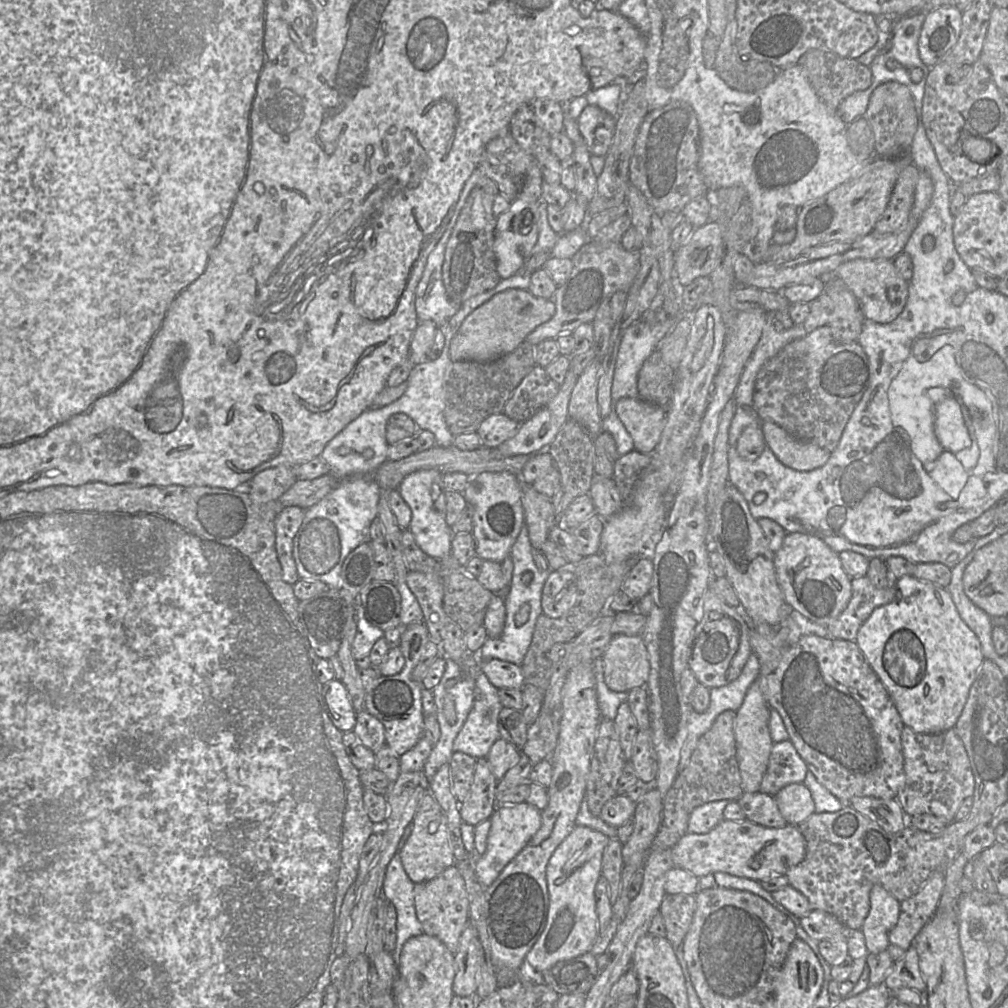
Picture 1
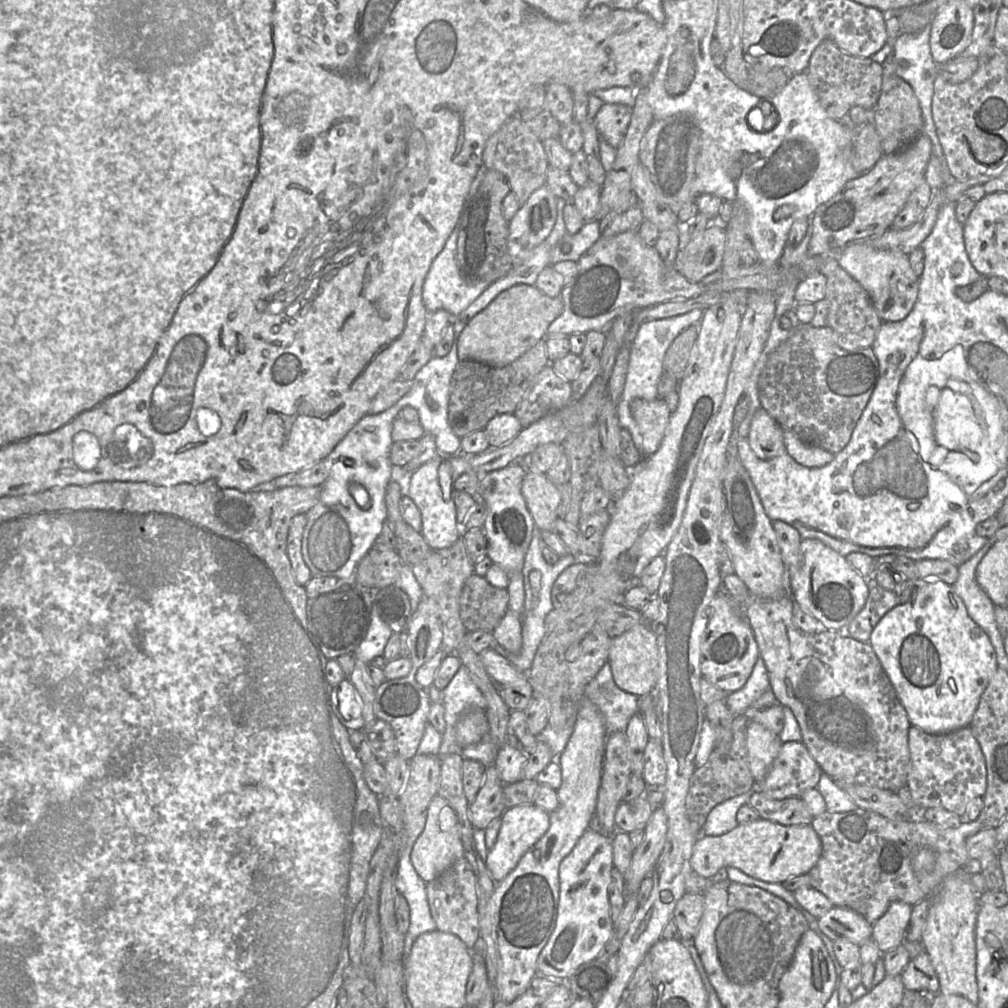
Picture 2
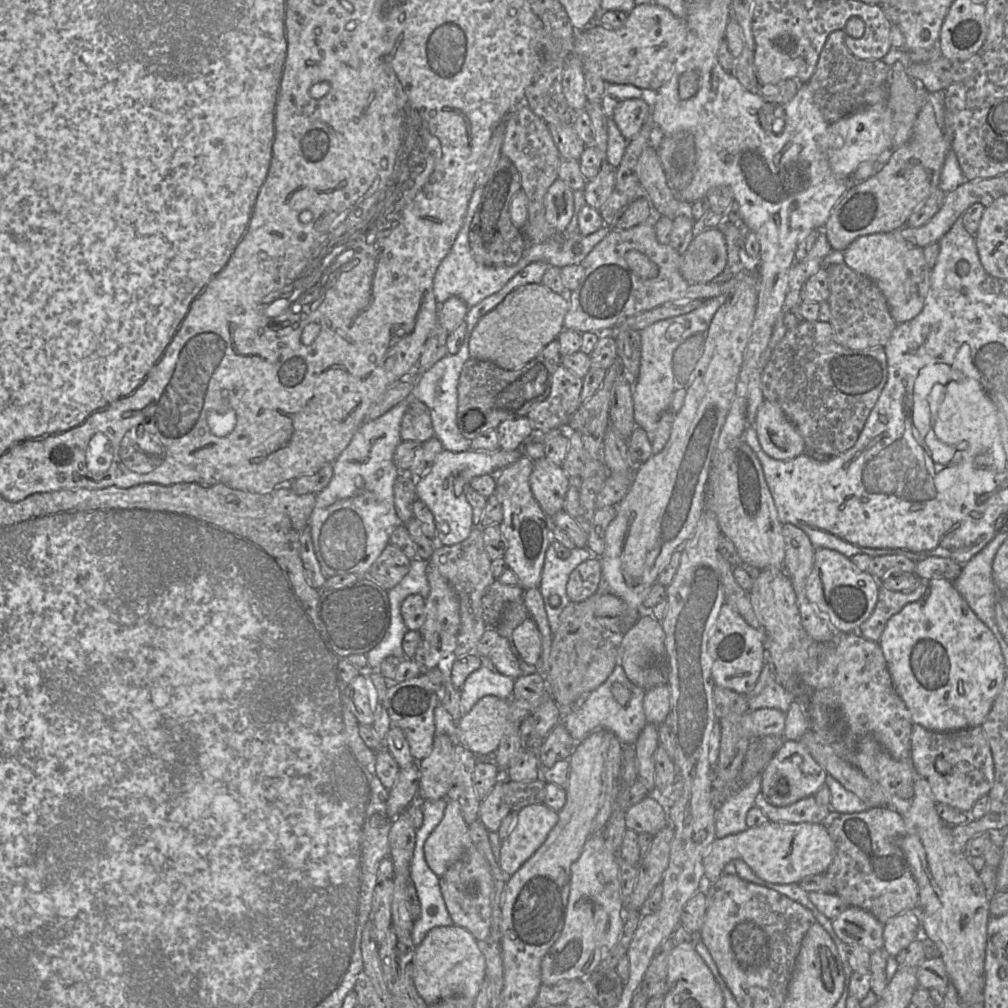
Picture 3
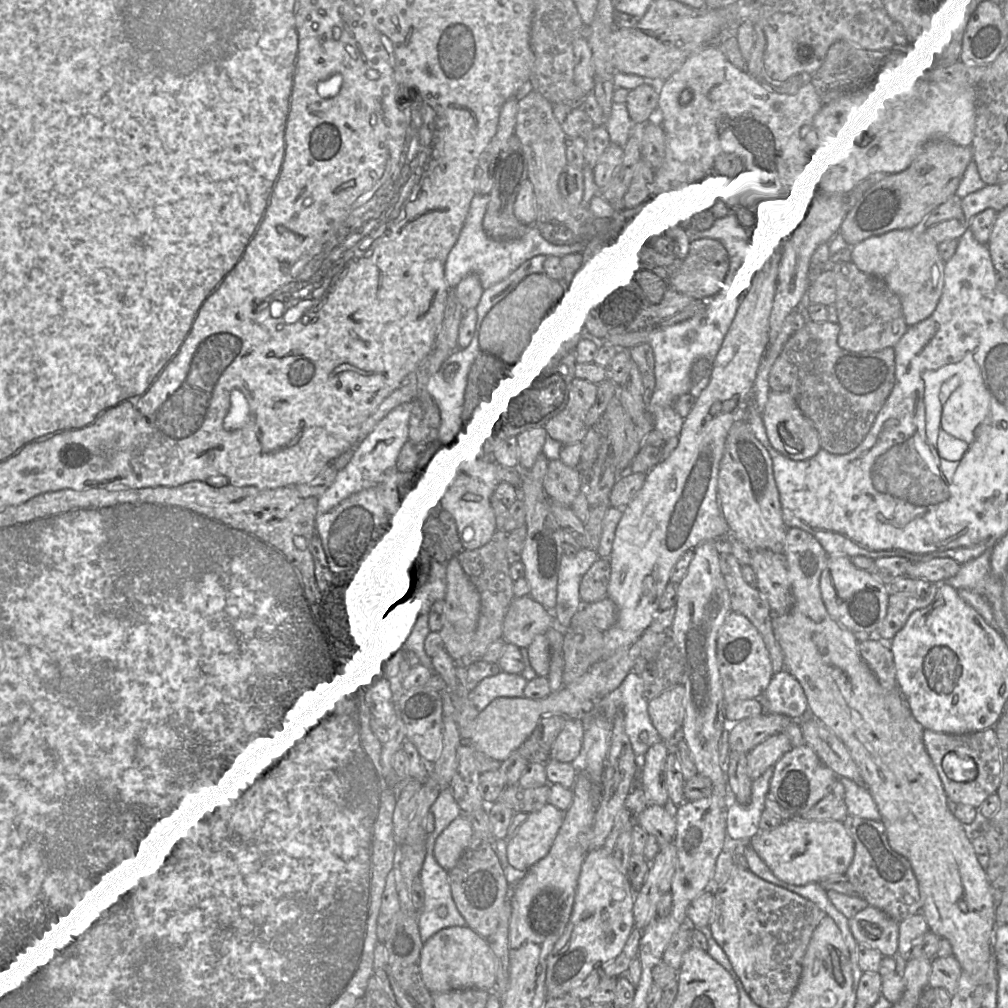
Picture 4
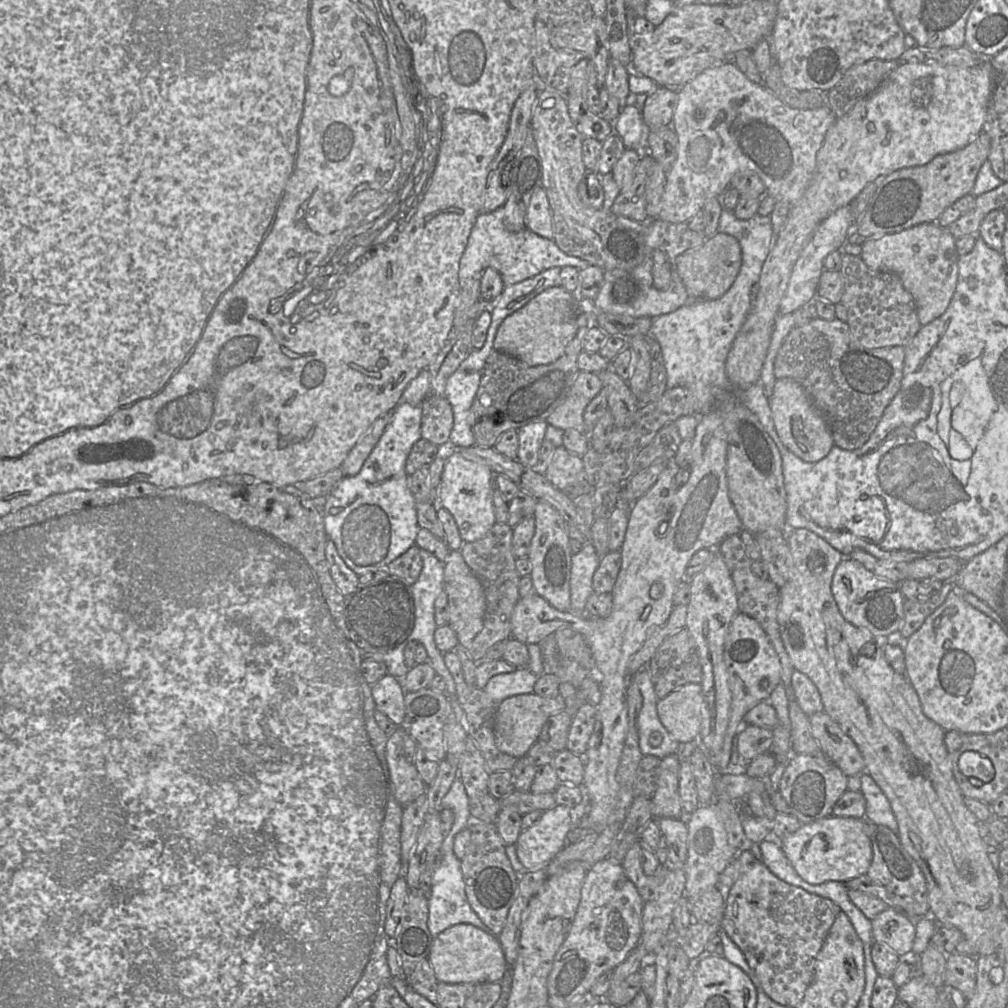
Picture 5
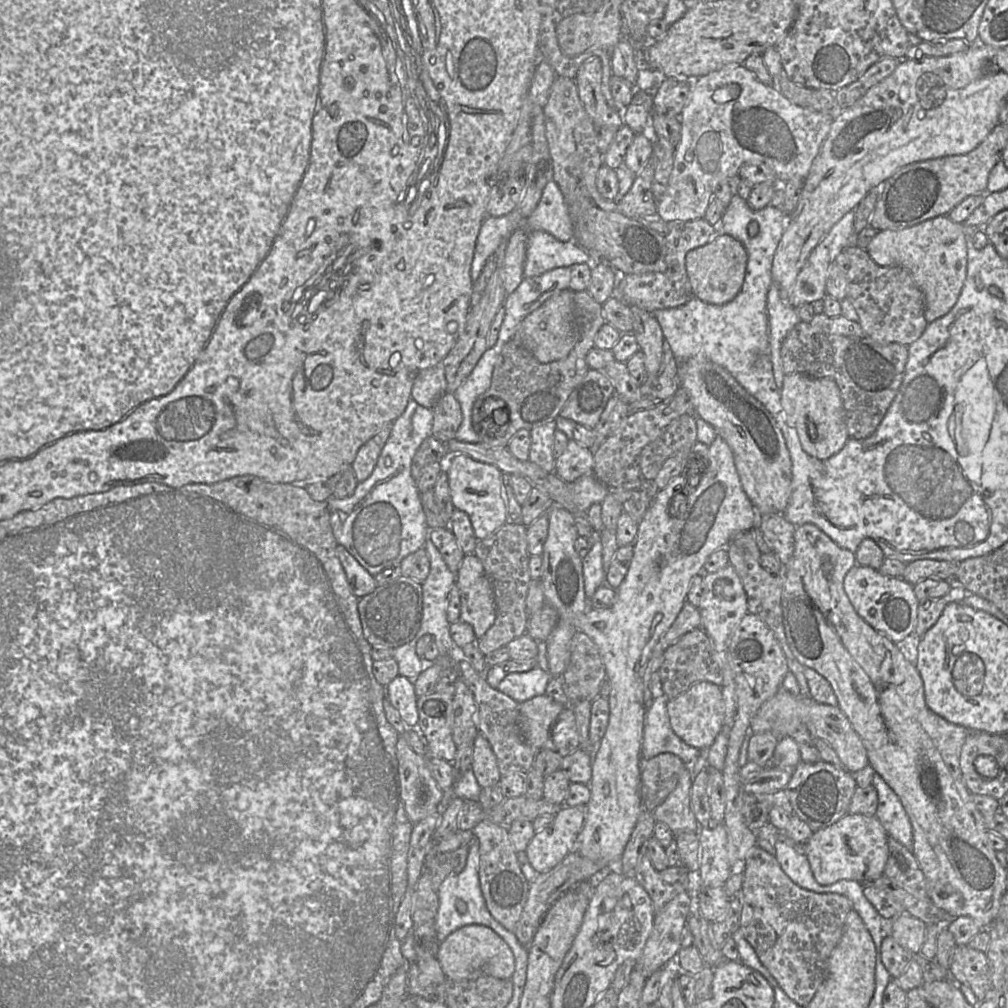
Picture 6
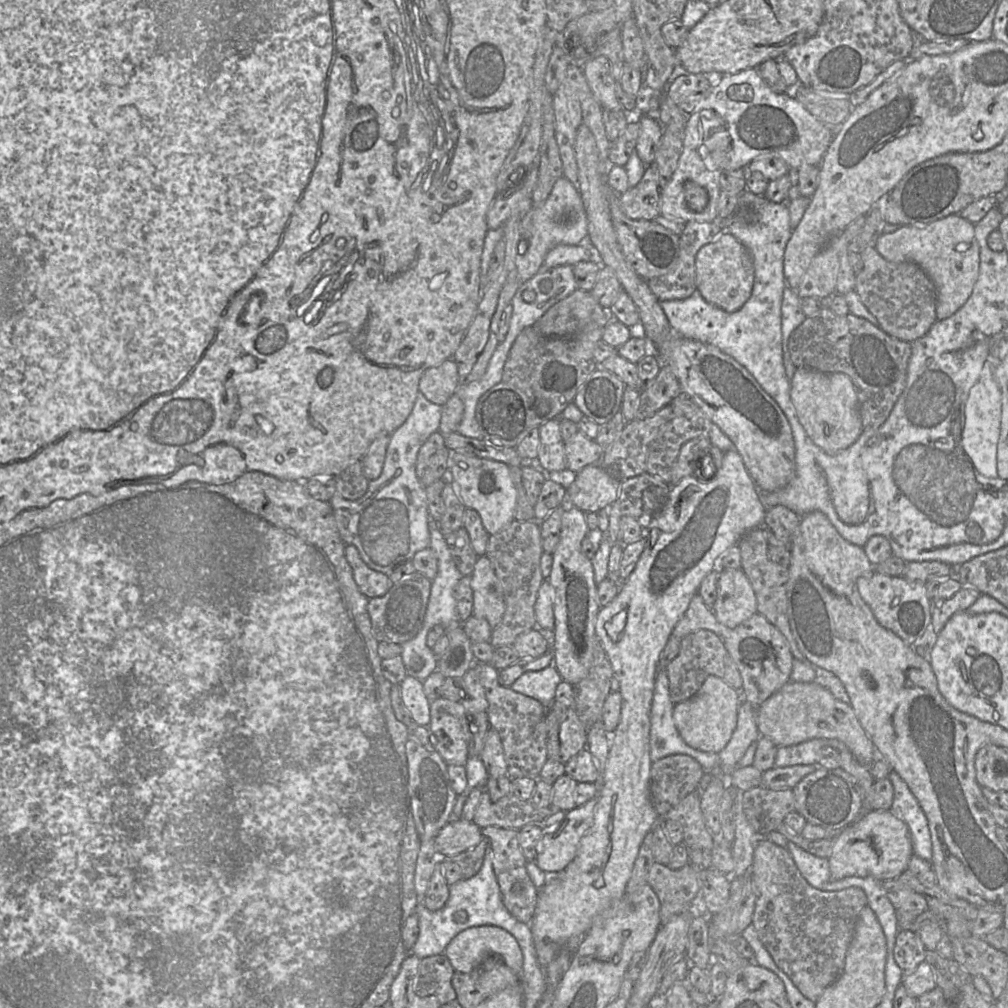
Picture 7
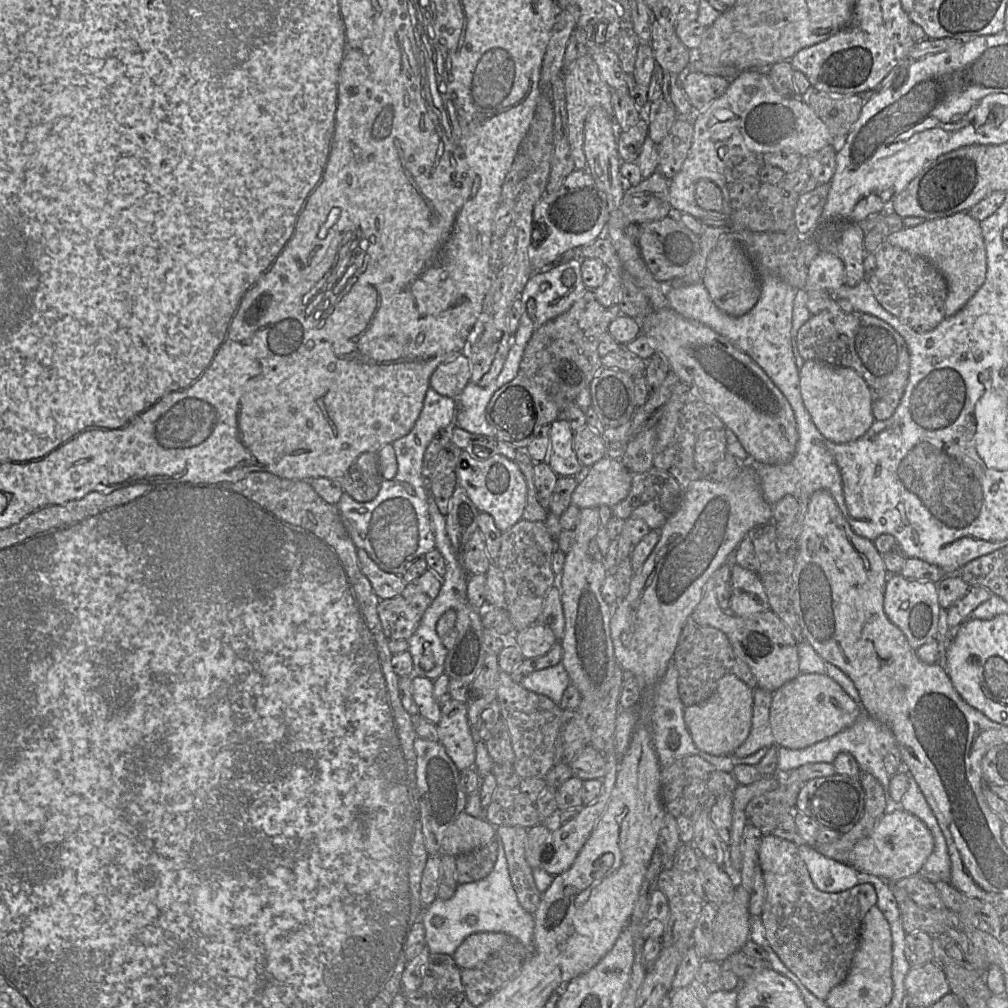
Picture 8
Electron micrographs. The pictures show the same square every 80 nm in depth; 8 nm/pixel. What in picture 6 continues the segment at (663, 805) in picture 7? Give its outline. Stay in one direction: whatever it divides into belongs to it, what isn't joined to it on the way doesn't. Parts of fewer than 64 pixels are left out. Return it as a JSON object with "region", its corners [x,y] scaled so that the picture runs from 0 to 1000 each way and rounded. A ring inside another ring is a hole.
{"region":[[[659,747],[639,755],[634,787],[639,802],[648,806],[671,782],[675,768],[684,762],[673,750]]]}

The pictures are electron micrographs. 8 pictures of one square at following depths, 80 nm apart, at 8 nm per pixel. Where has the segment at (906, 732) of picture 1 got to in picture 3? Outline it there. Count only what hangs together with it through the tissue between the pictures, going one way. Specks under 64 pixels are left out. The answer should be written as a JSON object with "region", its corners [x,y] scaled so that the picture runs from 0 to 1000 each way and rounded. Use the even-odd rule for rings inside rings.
{"region":[[[906,719],[902,753],[908,764],[921,775],[929,798],[939,798],[959,806],[985,780],[985,751],[972,720],[945,726],[927,726]],[[931,752],[938,752],[944,759],[944,765],[939,768],[933,767],[929,762]]]}

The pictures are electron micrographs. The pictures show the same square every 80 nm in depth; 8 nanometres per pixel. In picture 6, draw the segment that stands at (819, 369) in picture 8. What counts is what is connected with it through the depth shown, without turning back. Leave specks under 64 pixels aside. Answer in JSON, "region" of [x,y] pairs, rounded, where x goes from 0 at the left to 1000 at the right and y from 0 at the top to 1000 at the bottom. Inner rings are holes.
{"region":[[[786,370],[777,375],[774,386],[780,420],[791,428],[797,446],[813,456],[832,448],[842,437],[842,432],[829,379],[823,375],[807,375],[796,370]]]}

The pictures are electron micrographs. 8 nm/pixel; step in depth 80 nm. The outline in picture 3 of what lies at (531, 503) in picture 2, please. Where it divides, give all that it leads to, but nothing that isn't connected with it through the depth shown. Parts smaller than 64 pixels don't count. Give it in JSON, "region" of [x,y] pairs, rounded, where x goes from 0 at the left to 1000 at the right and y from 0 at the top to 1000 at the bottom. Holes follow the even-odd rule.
{"region":[[[541,453],[530,458],[525,475],[531,496],[545,513],[558,506],[563,487],[568,477],[556,461]]]}

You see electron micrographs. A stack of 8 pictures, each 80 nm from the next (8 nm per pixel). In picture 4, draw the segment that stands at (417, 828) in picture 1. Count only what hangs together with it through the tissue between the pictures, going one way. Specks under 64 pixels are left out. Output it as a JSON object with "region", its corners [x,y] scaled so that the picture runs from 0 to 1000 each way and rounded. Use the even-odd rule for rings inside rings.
{"region":[[[461,809],[453,811],[432,832],[430,839],[432,853],[438,861],[447,863],[469,830],[469,823]]]}

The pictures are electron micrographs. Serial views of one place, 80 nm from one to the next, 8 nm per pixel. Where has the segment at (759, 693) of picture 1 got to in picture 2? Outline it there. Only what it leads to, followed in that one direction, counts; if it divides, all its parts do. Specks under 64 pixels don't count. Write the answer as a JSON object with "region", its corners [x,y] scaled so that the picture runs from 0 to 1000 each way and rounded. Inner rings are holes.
{"region":[[[749,715],[741,716],[739,727],[743,762],[749,777],[753,777],[771,750],[775,735],[771,729]]]}

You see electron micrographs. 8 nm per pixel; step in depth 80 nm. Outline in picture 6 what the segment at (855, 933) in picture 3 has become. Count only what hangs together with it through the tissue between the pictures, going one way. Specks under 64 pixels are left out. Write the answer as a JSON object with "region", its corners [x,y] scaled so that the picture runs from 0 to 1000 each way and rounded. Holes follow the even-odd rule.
{"region":[[[893,907],[885,913],[883,930],[905,945],[911,945],[918,932],[919,917],[902,907]]]}

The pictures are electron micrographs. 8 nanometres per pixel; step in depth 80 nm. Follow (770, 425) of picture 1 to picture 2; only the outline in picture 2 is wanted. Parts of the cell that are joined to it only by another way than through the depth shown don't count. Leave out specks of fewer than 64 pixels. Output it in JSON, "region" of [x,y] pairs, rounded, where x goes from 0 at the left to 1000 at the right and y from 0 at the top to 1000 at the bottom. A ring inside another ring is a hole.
{"region":[[[783,428],[777,429],[781,450],[791,459],[802,464],[813,464],[823,459],[827,451],[814,444],[802,441]]]}

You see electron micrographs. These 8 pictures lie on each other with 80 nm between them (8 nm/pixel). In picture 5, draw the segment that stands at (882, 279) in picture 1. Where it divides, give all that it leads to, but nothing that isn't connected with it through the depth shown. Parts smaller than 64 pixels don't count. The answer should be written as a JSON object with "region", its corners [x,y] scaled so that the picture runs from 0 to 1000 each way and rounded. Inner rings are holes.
{"region":[[[917,220],[888,231],[881,231],[871,237],[860,237],[854,242],[853,255],[865,268],[884,270],[895,279],[904,292],[913,321],[915,323],[933,314],[941,304],[950,279],[950,256],[948,236],[937,225],[928,220]]]}

